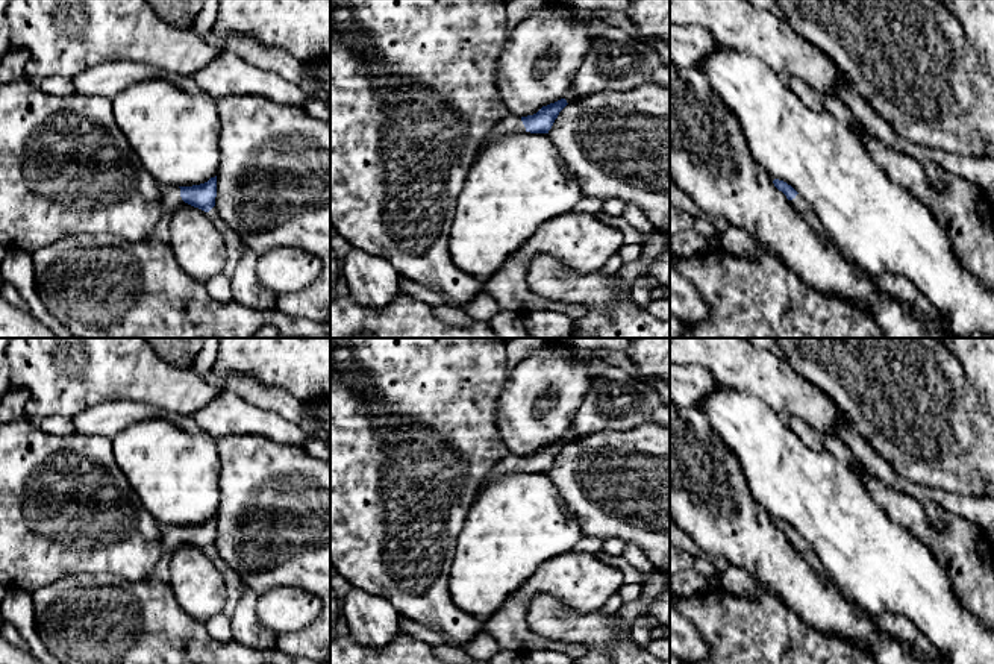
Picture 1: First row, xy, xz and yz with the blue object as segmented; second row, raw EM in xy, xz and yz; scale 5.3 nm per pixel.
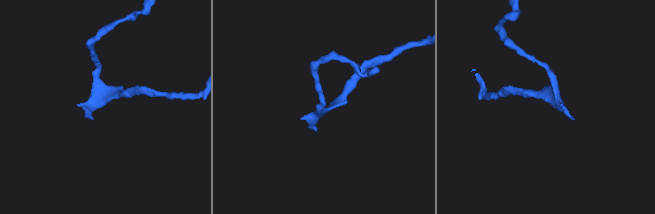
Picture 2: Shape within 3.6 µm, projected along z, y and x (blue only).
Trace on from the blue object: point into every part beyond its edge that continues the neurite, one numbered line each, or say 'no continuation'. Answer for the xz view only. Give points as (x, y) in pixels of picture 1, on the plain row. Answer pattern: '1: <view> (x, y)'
1: xz (511, 463)

